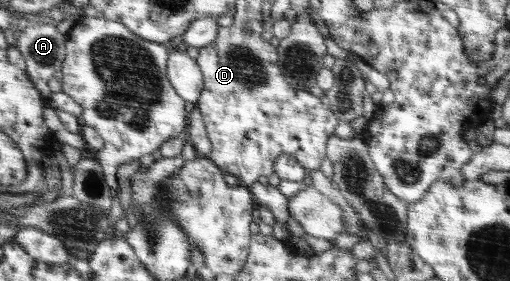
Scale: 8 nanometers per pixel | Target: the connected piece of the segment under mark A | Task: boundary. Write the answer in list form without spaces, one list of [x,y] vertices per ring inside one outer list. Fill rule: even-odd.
[[[48,24],[28,25],[17,37],[16,48],[24,57],[25,72],[29,73],[29,80],[47,101],[52,94],[47,85],[54,73],[60,71],[65,42],[66,35]]]

